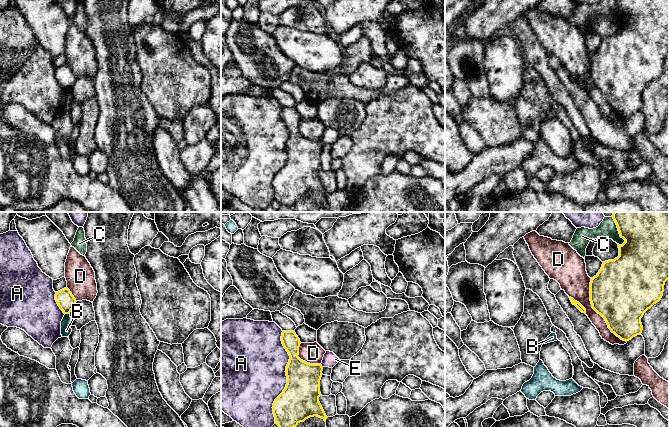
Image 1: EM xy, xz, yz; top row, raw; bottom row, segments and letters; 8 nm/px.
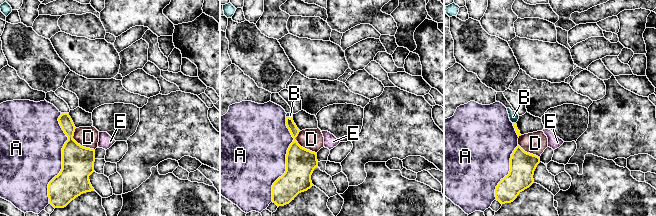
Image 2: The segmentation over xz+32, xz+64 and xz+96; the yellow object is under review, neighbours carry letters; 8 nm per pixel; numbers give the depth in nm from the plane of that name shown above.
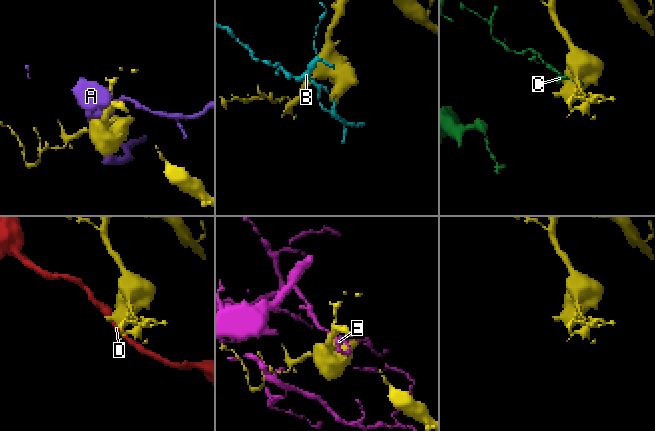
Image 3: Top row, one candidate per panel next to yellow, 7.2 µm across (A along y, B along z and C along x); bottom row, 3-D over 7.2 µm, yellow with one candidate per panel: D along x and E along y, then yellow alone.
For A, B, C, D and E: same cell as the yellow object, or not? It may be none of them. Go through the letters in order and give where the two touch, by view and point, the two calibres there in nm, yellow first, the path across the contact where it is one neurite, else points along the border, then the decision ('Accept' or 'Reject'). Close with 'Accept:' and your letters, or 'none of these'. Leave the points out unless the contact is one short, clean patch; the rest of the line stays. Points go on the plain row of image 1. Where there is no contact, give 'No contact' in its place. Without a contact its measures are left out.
A: Touches yellow at xz (287, 153). Thickness 300 nm (yellow) against 480 nm. Reject
B: Touches yellow at xy (67, 89). Thickness 140 nm (yellow) against 90 nm. Boundary: xy (65, 89), (69, 90). Reject
C: Touches yellow at yz (620, 11). Thickness 400 nm (yellow) against 120 nm. Reject
D: Touches yellow at yz (597, 88). Thickness 500 nm (yellow) against 190 nm. Reject
E: Touches yellow at xz (321, 142). Thickness 280 nm (yellow) against 110 nm. Reject
Accept: none of these

